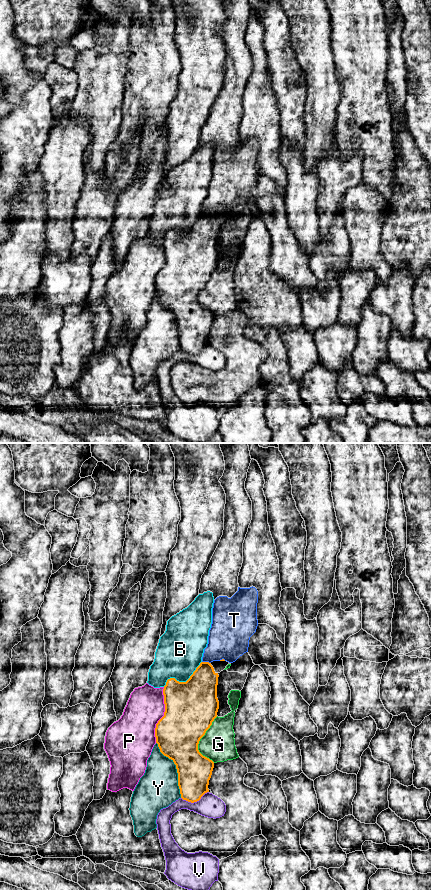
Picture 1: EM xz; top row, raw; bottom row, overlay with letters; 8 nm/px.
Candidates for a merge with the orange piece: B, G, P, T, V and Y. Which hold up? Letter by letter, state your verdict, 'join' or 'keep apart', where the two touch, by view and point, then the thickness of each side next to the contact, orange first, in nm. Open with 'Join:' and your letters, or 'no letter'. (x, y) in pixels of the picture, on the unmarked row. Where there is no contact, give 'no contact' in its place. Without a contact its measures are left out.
Join: no letter
B: keep apart; contact xz (183, 234); calibres 420 and 360 nm
G: keep apart; contact xz (199, 292); calibres 400 and 280 nm
P: keep apart; contact xz (164, 267); calibres 420 and 300 nm
T: keep apart; contact xz (206, 214); calibres 280 and 320 nm
V: keep apart; contact xz (194, 353); calibres 280 and 180 nm
Y: keep apart; contact xz (176, 320); calibres 340 and 320 nm

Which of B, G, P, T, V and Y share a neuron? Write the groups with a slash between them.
B / G T / P / V / Y

